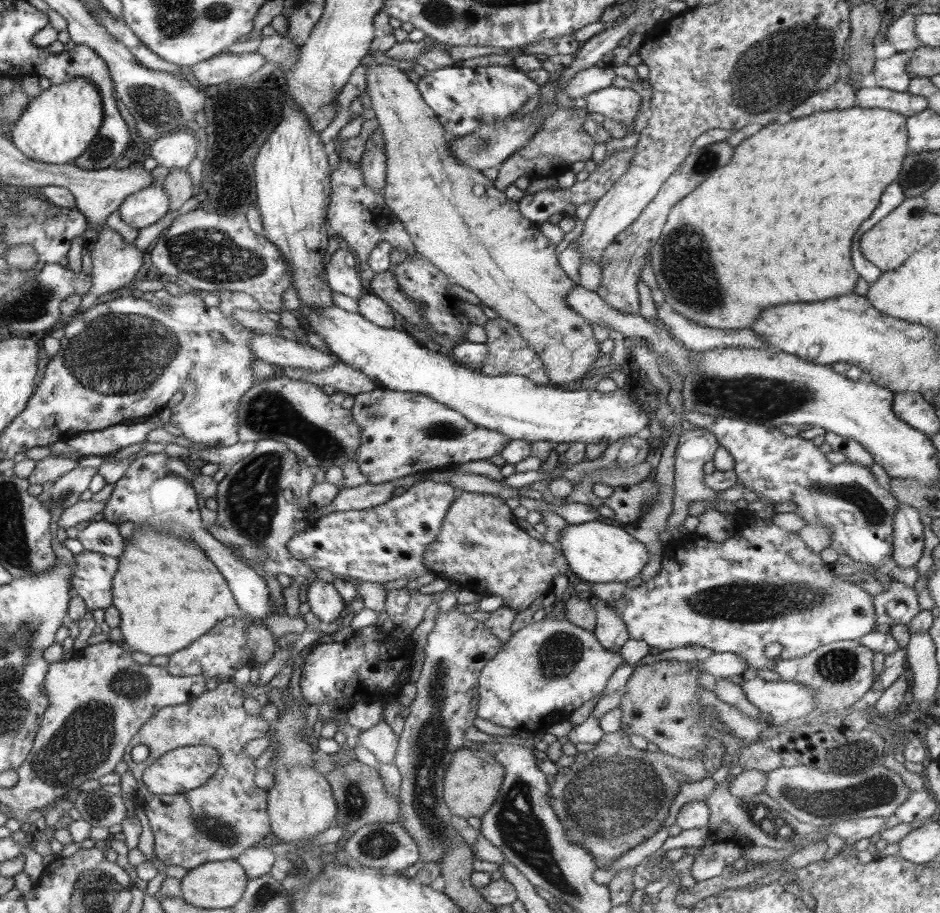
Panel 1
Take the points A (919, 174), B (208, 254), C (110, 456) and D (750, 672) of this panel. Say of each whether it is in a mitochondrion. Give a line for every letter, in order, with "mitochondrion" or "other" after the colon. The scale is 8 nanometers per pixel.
A: mitochondrion
B: mitochondrion
C: other
D: other

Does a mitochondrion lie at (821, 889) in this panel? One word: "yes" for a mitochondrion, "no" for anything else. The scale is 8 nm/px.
no

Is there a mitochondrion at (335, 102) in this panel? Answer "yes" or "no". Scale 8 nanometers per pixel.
no

